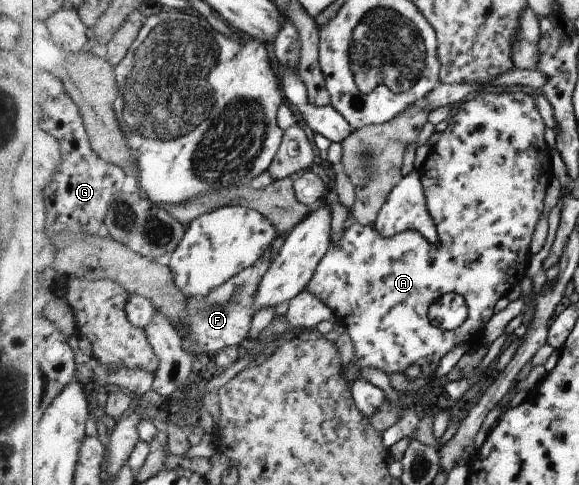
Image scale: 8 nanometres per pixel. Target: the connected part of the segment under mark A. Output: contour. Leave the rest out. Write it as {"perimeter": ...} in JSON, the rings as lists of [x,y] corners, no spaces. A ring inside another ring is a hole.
{"perimeter":[[[489,89],[477,93],[475,96],[458,105],[458,112],[449,119],[449,127],[441,133],[440,140],[431,149],[430,155],[418,169],[424,181],[426,193],[428,195],[428,206],[433,214],[435,223],[440,233],[440,242],[433,244],[424,233],[419,230],[409,230],[394,238],[386,238],[375,226],[363,226],[358,221],[354,223],[346,233],[346,236],[332,246],[330,252],[323,258],[314,280],[310,283],[310,290],[315,292],[329,307],[332,307],[339,315],[340,320],[349,327],[349,333],[356,343],[356,354],[358,364],[363,367],[374,367],[387,374],[404,373],[411,365],[419,365],[422,373],[435,377],[435,371],[439,369],[439,363],[447,353],[451,353],[455,347],[461,343],[470,342],[473,347],[481,344],[485,340],[486,325],[494,319],[495,307],[497,303],[509,295],[517,284],[520,284],[531,267],[531,257],[534,252],[532,245],[535,232],[538,231],[539,222],[545,214],[547,202],[546,197],[550,191],[553,178],[557,175],[554,162],[558,158],[557,153],[545,139],[547,127],[543,124],[543,115],[537,107],[537,99],[525,91],[503,91],[502,89]],[[456,293],[465,297],[470,307],[468,320],[463,326],[454,330],[444,330],[436,326],[429,317],[431,306],[444,295]]]}

